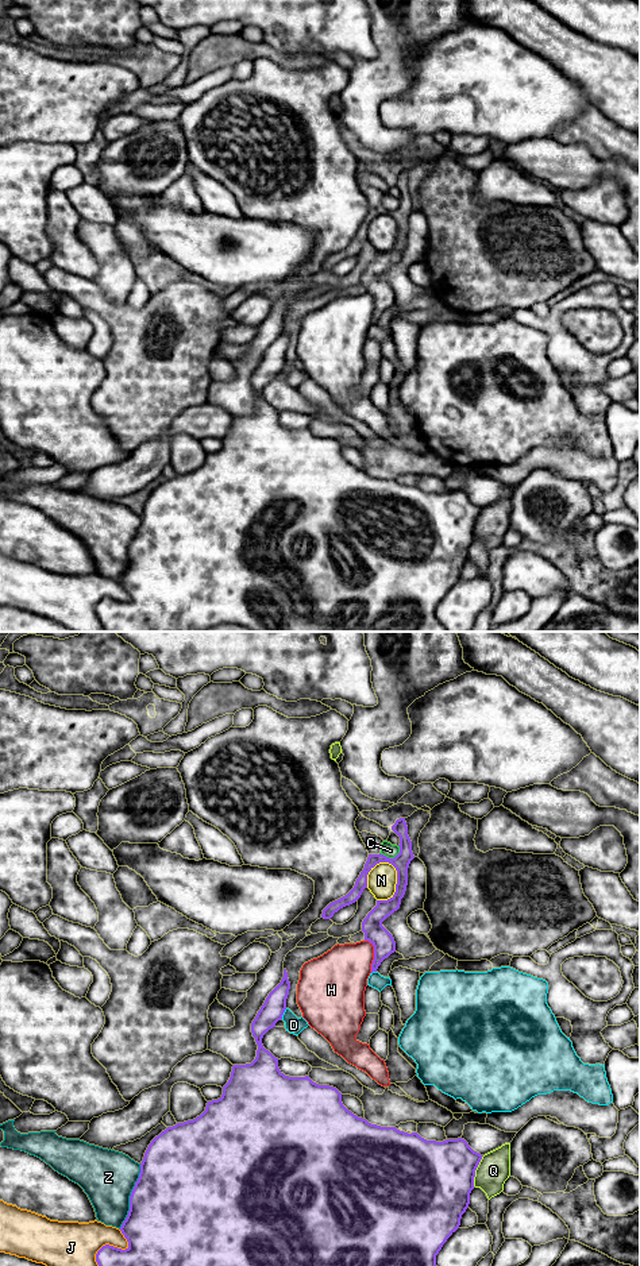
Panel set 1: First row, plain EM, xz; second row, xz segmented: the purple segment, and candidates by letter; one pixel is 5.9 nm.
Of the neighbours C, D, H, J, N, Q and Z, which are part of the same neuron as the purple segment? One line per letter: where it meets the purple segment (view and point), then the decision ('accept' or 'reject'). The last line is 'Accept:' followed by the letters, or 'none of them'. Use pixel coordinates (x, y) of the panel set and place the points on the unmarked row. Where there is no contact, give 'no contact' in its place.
C: contact xz (392, 211); reject
D: contact xz (282, 366); reject
H: contact xz (374, 308); reject
J: contact xz (107, 597); reject
N: contact xz (396, 238); reject
Q: contact xz (475, 521); reject
Z: contact xz (130, 548); reject
Accept: none of them

